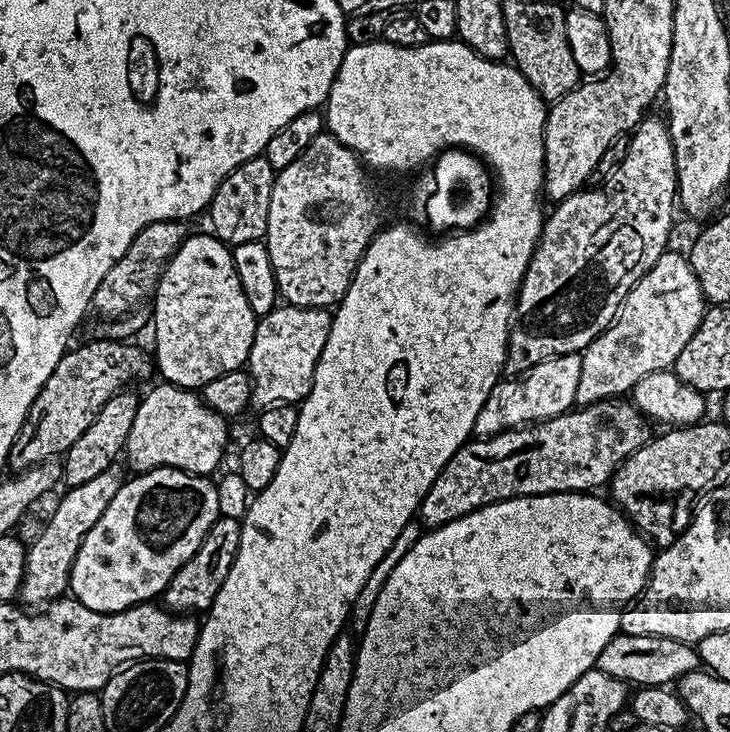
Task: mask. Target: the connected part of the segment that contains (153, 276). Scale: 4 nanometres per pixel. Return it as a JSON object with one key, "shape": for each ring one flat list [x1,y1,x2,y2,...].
{"shape":[[179,220,150,222,150,226,142,229,134,238,134,242,130,242,126,254,122,254,122,258,118,258,118,262,110,266,106,278,102,278,94,294,91,307,97,308,104,316,123,318,137,311,143,300,151,301,156,290,156,283,159,282,160,275,164,273,165,266,185,240,184,227,185,225]]}

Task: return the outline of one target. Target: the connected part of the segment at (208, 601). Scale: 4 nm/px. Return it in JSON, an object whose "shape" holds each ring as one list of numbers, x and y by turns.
{"shape":[[221,515,214,526,200,543,200,548,191,558,176,571,174,578,162,593,163,607,177,614,204,614,212,607,218,590,222,590,222,582,226,582,226,574,230,574,230,566,234,566,234,558,238,554,240,541,240,520,237,517]]}

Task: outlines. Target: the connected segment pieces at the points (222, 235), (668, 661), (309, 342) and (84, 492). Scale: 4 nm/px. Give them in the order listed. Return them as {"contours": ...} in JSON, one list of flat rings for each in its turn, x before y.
{"contours":[[[261,154,242,162,242,166,234,169,220,183,206,209,206,216,212,219,211,231,223,244,235,246,242,242,265,239,270,214,270,194,274,190,276,174,268,159]],[[618,634,596,656,595,669,610,674,615,680,621,680,629,686,662,688,675,685,683,676,700,667,700,654,693,645,683,644,674,638]],[[284,304,270,314,259,317,254,330,254,342,250,346,246,371,252,381,251,407,256,410,273,408,275,404,299,405,310,394,314,382,314,370,322,358,322,346,330,338,330,326,333,313,327,308,299,308,293,304]],[[116,466,107,468,98,474,98,478,90,478,90,482,82,482,82,486,68,488,65,496,57,502,52,517,45,522,44,529,33,538,32,544,30,540,24,553,24,577,18,593,25,605,47,606,69,591,70,570,74,566,78,546,82,546,82,538,92,529,94,522,102,518,106,506,114,502,114,494,118,494,125,482,125,473,118,469]]]}

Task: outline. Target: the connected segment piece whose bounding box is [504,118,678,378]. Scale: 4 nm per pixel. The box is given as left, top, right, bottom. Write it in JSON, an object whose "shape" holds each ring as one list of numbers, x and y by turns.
{"shape":[[645,118,636,125,631,133,626,158,616,171,608,175,608,179,603,184,578,191,573,196,567,196,553,207,556,208,553,212,547,213,544,228,540,231,540,241,536,243,536,249,528,263,524,281,520,283,520,291,516,294,516,308,512,312,512,324,508,328,508,356,504,359,504,372,509,377,515,378,527,372,538,362,546,362,555,356,571,352,583,353,584,348,590,346,590,342,594,342,594,338,598,338,607,328,612,327,612,321,615,320,616,314,620,311,620,306,625,298,630,294,630,290,650,270,650,266,654,266,654,262,658,262,660,255,669,247,668,235,672,232,672,204,674,208,677,196,676,155,672,145,672,135,668,133,667,123,663,119]]}

